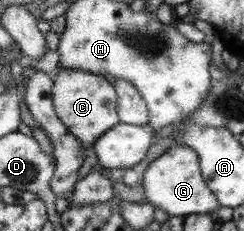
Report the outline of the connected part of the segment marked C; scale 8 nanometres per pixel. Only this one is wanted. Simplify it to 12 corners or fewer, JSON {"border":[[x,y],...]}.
{"border":[[79,69],[52,77],[52,106],[83,146],[120,123],[115,87]]}

